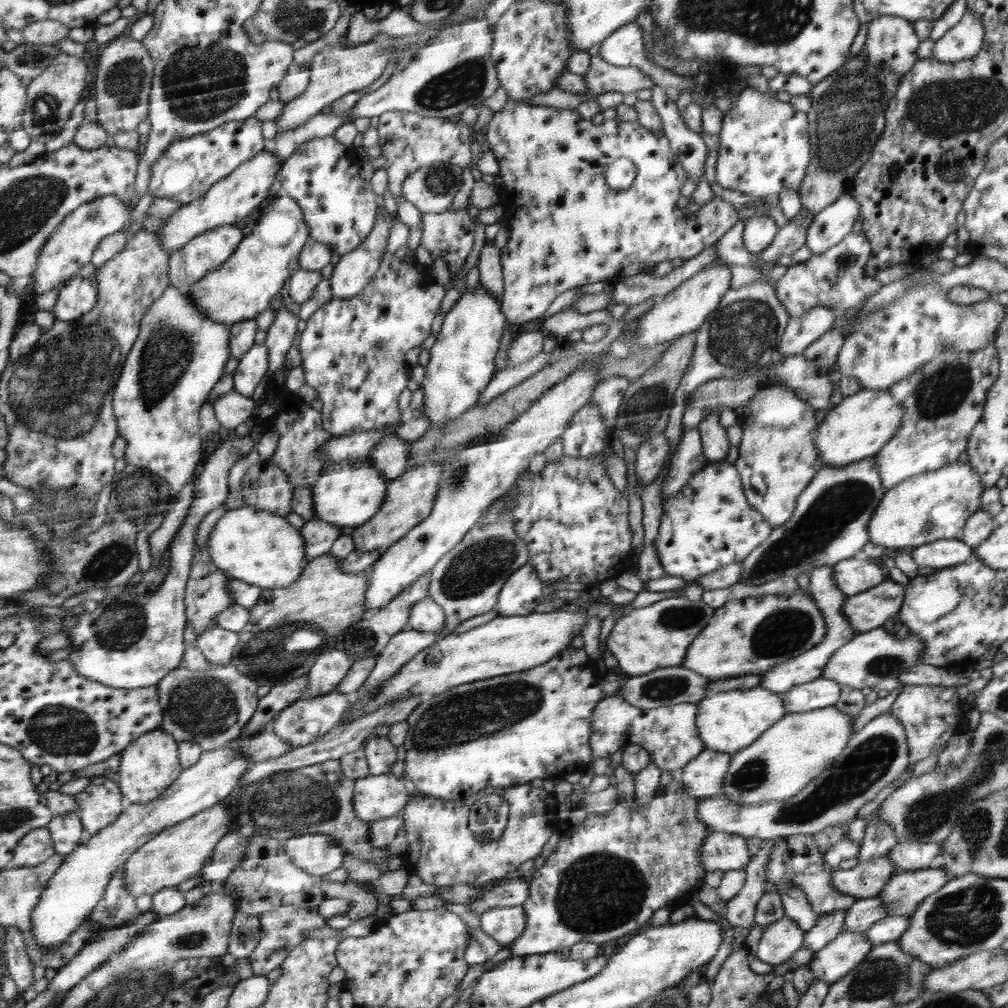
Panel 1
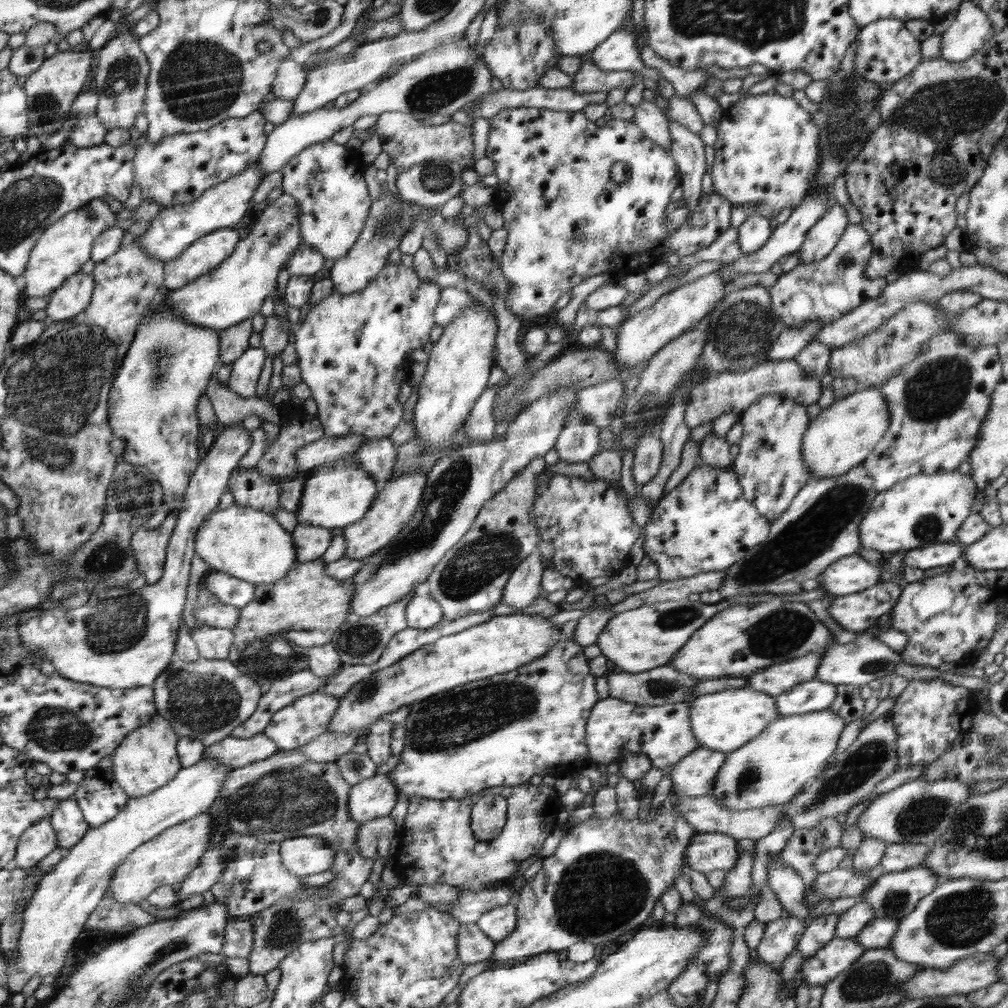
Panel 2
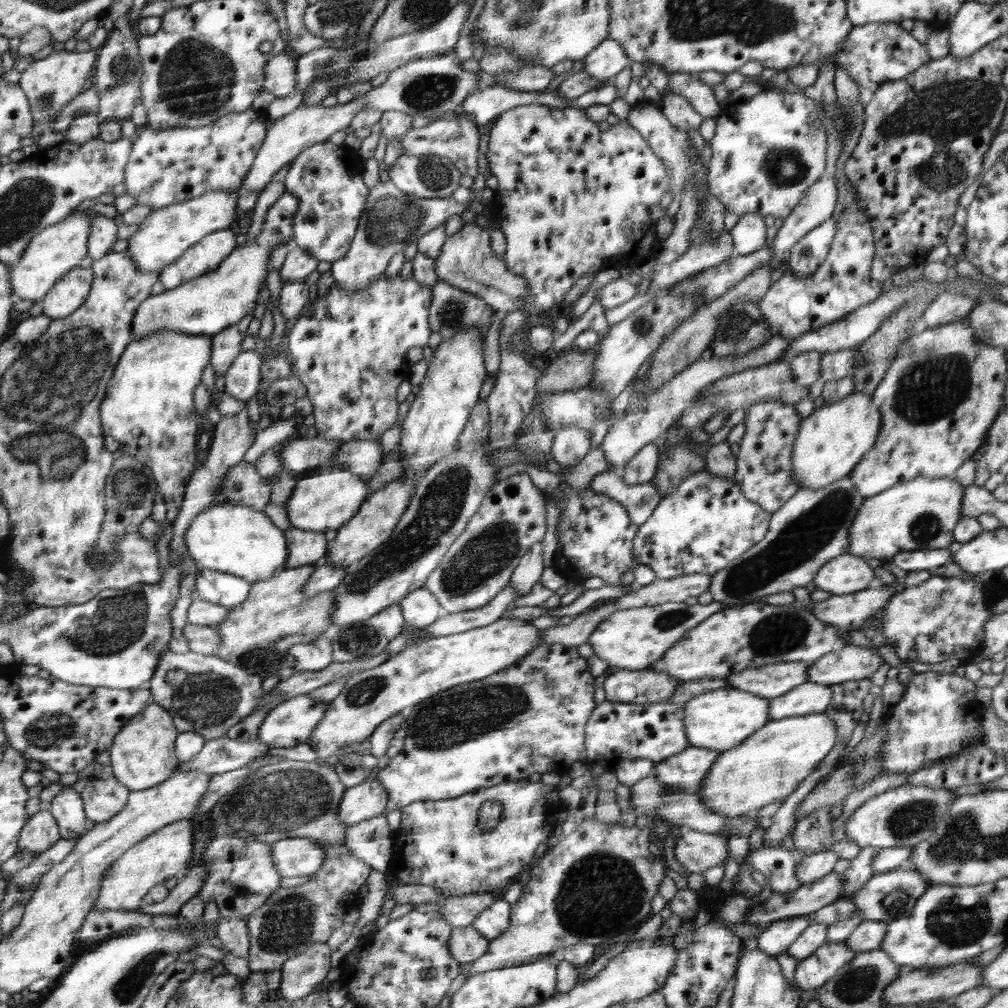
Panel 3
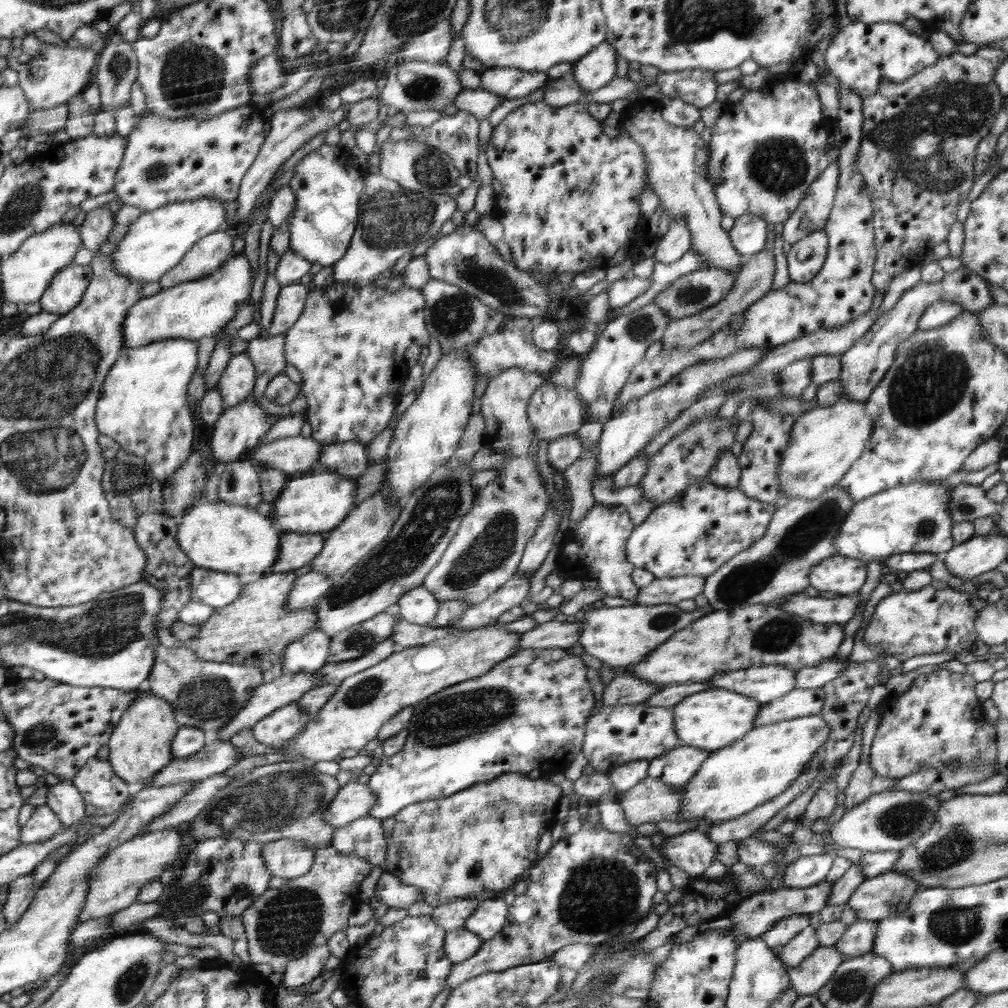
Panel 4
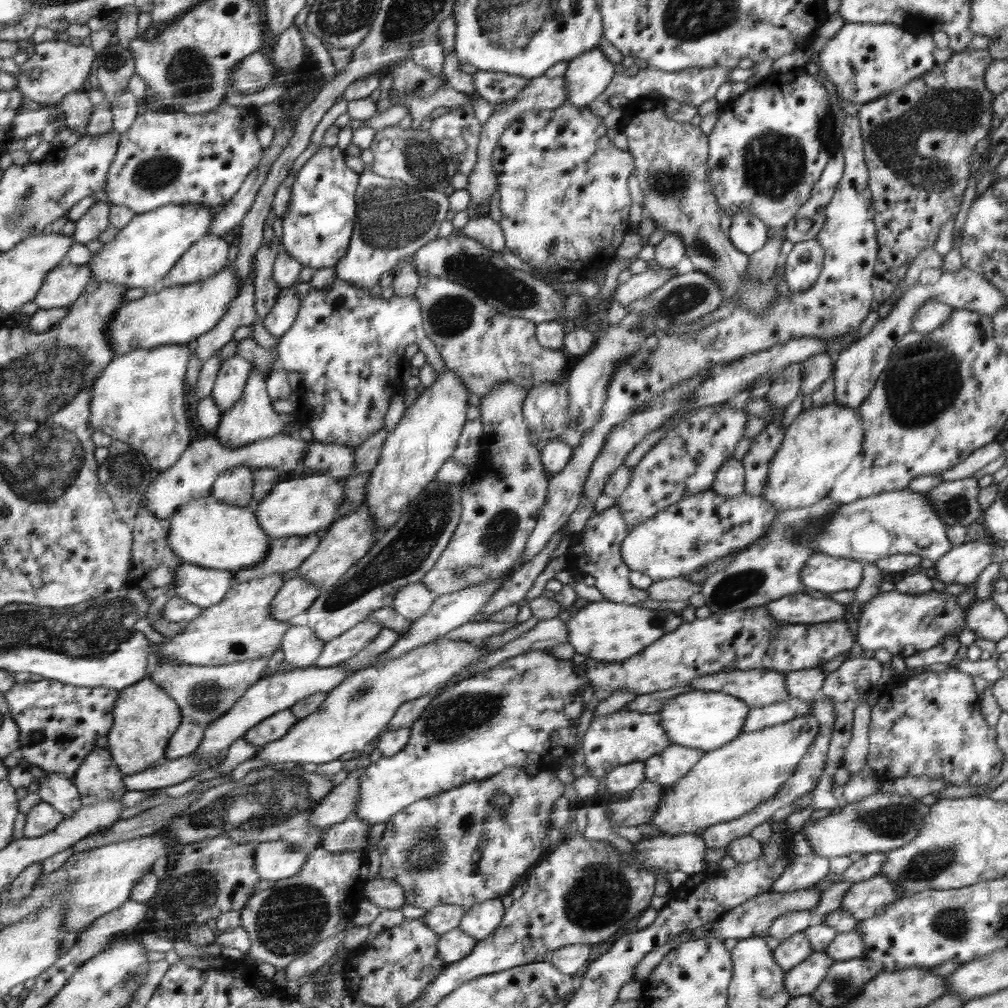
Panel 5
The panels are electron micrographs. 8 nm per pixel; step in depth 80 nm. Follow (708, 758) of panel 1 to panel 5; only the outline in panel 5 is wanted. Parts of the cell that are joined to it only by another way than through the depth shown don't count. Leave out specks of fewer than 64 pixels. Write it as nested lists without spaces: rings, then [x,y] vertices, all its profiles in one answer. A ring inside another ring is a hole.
[[[670,743],[662,752],[647,758],[646,780],[673,785],[685,774],[690,772],[692,766],[702,758],[705,750],[688,748],[686,746]]]

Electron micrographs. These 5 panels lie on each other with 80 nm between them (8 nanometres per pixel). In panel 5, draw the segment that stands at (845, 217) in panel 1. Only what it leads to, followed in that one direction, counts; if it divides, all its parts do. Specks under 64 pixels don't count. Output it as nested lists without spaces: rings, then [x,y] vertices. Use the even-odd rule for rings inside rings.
[[[815,239],[796,243],[783,259],[786,284],[791,292],[804,292],[816,282],[821,273],[824,249]]]

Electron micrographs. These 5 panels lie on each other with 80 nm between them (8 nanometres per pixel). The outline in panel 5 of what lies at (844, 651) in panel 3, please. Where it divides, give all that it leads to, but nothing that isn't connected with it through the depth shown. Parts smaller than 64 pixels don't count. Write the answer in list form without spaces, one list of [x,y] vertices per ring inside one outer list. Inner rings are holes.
[[[822,667],[795,670],[786,674],[786,683],[790,697],[796,697],[804,703],[814,700],[814,695],[820,691],[825,676]]]

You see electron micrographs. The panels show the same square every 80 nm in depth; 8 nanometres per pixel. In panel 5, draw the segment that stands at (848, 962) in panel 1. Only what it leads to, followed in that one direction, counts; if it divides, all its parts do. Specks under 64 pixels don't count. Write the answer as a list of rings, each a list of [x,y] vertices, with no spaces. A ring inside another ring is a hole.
[[[824,950],[814,951],[804,962],[787,971],[786,991],[796,997],[809,995],[819,987],[835,962]]]

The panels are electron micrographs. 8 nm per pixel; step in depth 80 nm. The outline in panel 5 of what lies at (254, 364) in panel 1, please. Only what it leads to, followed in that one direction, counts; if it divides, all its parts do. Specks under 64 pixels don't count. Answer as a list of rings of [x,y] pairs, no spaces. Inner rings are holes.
[[[234,355],[221,362],[211,395],[222,414],[242,400],[250,374],[252,363],[243,356]]]

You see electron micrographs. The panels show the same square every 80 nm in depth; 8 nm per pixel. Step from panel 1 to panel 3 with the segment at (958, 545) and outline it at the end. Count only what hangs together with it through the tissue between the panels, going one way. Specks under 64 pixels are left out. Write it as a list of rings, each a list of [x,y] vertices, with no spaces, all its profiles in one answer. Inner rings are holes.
[[[948,549],[916,550],[896,554],[894,564],[907,572],[917,570],[933,571],[952,562],[954,554]]]

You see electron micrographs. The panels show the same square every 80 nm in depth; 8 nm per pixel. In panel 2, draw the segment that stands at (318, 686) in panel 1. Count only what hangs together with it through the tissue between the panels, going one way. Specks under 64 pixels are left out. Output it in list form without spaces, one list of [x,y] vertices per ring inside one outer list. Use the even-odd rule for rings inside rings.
[[[332,642],[307,649],[294,647],[293,653],[296,652],[305,653],[308,657],[308,668],[318,676],[328,678],[328,681],[334,677],[333,674],[336,671],[339,672],[339,666],[344,665],[339,651]]]

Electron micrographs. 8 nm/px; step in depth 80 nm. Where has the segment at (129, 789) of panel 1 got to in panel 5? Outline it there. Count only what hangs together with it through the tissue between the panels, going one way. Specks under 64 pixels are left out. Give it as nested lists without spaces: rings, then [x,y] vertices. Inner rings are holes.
[[[149,676],[123,690],[114,710],[114,726],[107,734],[108,749],[127,780],[134,780],[143,770],[166,758],[167,746],[175,730],[183,723],[179,703]]]

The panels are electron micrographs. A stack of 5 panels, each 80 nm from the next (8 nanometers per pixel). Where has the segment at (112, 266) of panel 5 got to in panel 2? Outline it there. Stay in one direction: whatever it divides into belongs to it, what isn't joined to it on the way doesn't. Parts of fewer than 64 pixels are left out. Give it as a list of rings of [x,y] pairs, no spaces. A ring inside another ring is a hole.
[[[253,162],[249,168],[245,168],[237,176],[208,189],[198,200],[188,204],[165,207],[152,220],[149,229],[139,236],[143,251],[151,258],[161,258],[163,262],[167,263],[187,250],[199,238],[207,236],[218,228],[232,227],[232,224],[236,224],[242,218],[242,214],[246,214],[246,210],[250,208],[252,194],[258,188],[262,177],[265,176],[266,174],[259,170],[257,162]]]

